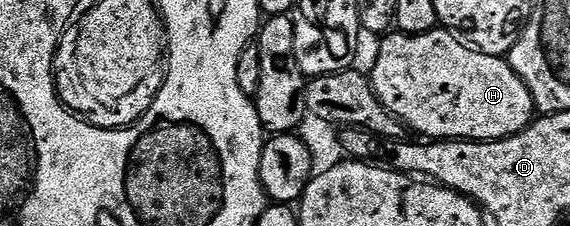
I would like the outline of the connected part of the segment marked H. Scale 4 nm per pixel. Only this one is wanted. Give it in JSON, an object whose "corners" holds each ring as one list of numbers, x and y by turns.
{"corners":[[436,29,424,35,391,33,382,40,375,68,369,78,381,105,396,115,404,128,420,131,427,141,494,141,520,135,536,118,531,90,506,58,486,55,468,45,458,34]]}

